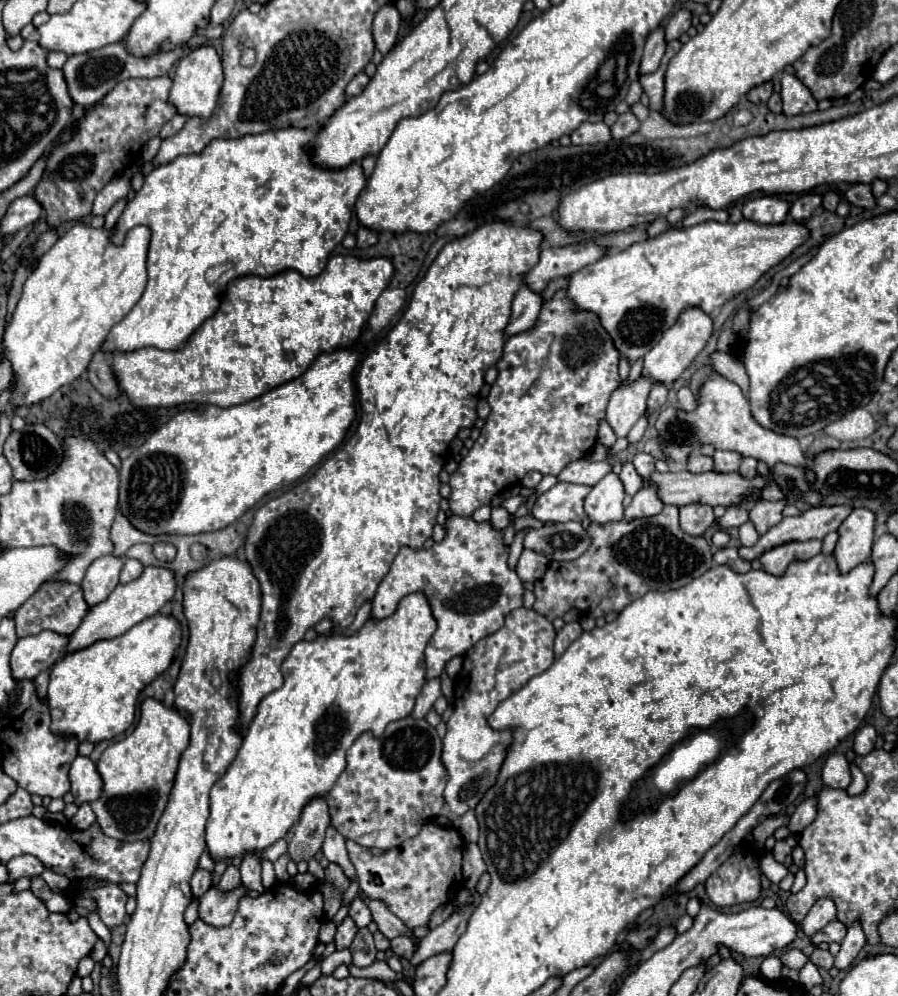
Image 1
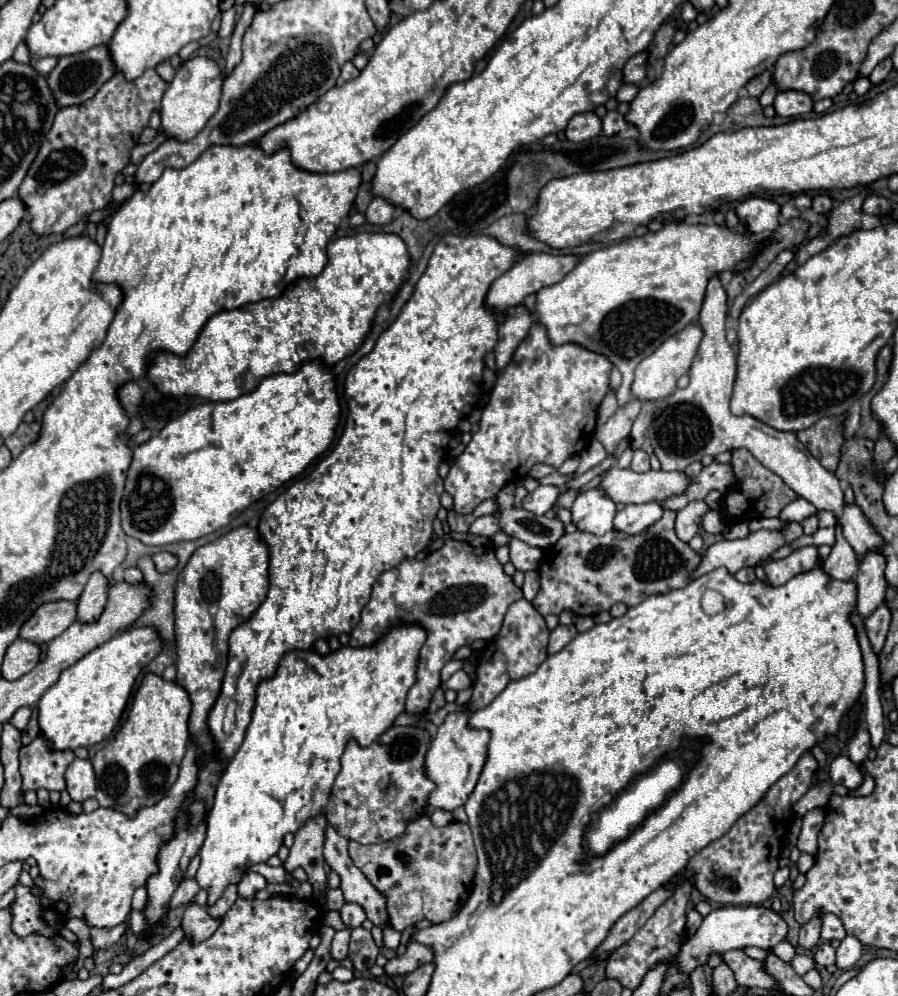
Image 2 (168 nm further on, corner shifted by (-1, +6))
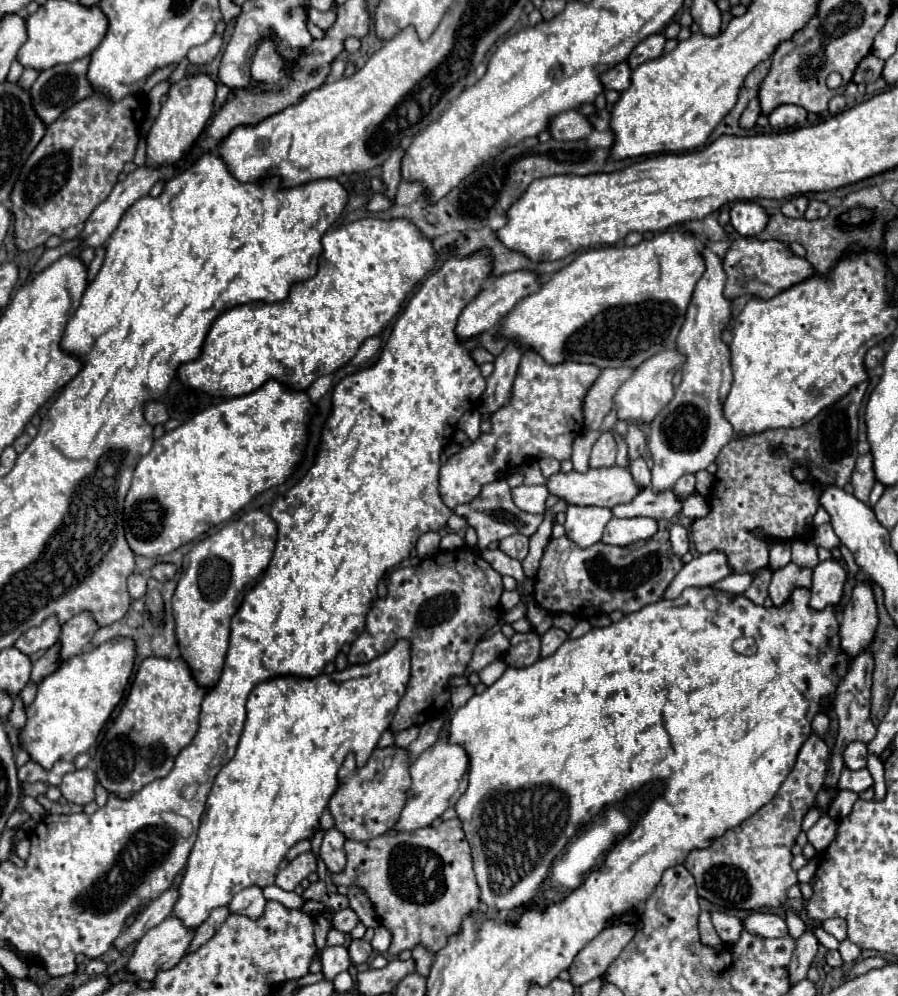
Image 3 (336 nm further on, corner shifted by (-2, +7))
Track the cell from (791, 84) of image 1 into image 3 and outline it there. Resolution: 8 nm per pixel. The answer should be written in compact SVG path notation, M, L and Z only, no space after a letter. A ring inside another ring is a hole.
M784 104L784 106L778 106L770 116L770 126L772 130L780 132L780 130L786 130L786 128L792 128L792 126L798 126L800 122L804 122L808 116L808 112L800 106L794 106L794 104Z

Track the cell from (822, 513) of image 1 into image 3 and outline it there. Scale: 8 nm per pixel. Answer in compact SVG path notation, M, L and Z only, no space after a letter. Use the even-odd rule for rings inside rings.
M714 550L702 556L696 556L692 562L684 564L682 570L676 574L676 578L670 582L668 590L664 592L666 600L674 600L682 594L684 588L702 588L702 586L712 586L714 582L726 578L730 574L728 560L722 552Z

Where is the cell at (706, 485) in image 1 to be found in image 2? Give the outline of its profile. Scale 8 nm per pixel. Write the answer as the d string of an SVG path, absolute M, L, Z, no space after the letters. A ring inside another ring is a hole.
M611 467L603 477L601 487L615 503L649 503L669 499L671 495L683 495L691 479L683 471L647 471L637 473L631 469Z

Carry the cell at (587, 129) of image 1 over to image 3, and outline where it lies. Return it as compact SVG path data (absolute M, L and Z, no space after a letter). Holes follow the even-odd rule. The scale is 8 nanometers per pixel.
M568 110L568 112L562 112L550 120L548 132L552 134L554 140L568 142L568 140L588 138L592 132L592 126L578 110Z

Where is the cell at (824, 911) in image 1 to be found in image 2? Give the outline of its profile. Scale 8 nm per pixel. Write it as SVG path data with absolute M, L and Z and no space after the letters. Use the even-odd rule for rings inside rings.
M823 913L815 915L815 919L809 919L805 925L801 925L801 931L799 931L799 945L801 945L803 949L815 947L815 943L819 941L821 919L823 919Z

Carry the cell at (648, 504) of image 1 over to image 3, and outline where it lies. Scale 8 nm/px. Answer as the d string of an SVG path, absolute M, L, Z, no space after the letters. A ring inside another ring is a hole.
M612 518L604 528L602 542L610 546L628 546L652 538L656 530L658 522L652 518Z

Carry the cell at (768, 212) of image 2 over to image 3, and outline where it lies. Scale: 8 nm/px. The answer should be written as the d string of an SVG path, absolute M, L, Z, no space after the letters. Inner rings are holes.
M736 202L730 208L730 224L740 236L758 236L768 224L768 214L754 202Z

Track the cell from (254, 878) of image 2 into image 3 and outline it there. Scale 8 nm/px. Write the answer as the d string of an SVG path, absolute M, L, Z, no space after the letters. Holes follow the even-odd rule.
M252 886L252 888L244 888L242 892L238 892L232 902L228 904L228 910L232 914L240 914L240 916L248 916L252 920L260 918L266 906L266 898L262 894L260 888Z

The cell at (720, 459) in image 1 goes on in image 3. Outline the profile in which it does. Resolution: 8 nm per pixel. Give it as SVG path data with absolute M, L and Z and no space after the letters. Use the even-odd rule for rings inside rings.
M650 488L640 490L636 498L628 504L620 504L612 508L612 516L616 518L636 518L646 516L654 520L670 520L672 516L680 514L682 502L674 496L674 492L654 494Z

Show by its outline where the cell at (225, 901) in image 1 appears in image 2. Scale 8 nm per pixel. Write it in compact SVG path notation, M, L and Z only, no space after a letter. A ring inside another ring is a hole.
M189 905L185 909L185 915L183 915L183 929L185 929L185 935L191 935L195 943L211 937L217 929L219 929L219 923L221 923L221 917L215 919L207 913L205 907L201 905Z

